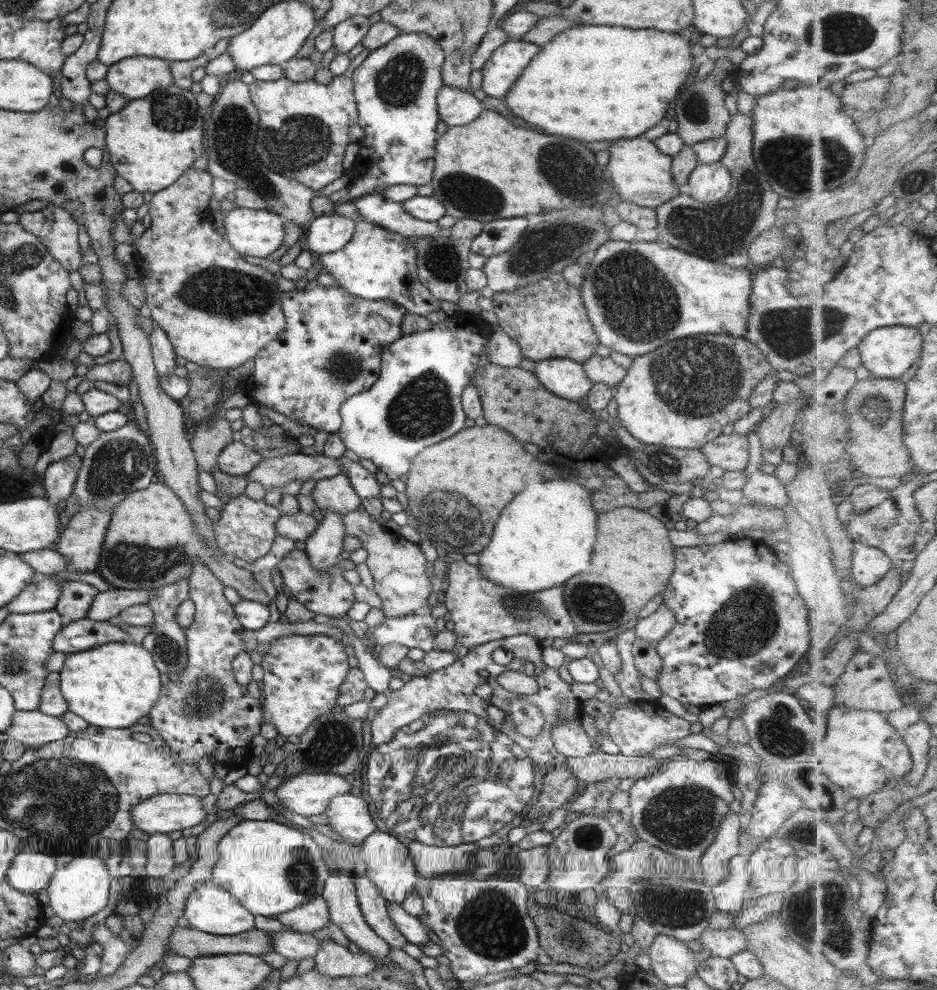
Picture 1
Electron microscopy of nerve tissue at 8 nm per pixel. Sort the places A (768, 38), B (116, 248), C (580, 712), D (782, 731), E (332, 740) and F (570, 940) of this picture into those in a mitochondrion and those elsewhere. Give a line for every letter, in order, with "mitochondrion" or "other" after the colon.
A: other
B: other
C: other
D: mitochondrion
E: mitochondrion
F: mitochondrion

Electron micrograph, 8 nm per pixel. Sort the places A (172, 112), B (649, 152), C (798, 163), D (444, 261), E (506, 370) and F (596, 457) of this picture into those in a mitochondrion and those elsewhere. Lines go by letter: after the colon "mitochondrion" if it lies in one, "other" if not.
A: mitochondrion
B: other
C: mitochondrion
D: mitochondrion
E: other
F: other

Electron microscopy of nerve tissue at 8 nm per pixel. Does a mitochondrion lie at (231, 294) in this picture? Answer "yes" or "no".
yes

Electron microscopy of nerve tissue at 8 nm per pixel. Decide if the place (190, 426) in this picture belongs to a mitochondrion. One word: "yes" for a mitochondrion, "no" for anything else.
no

